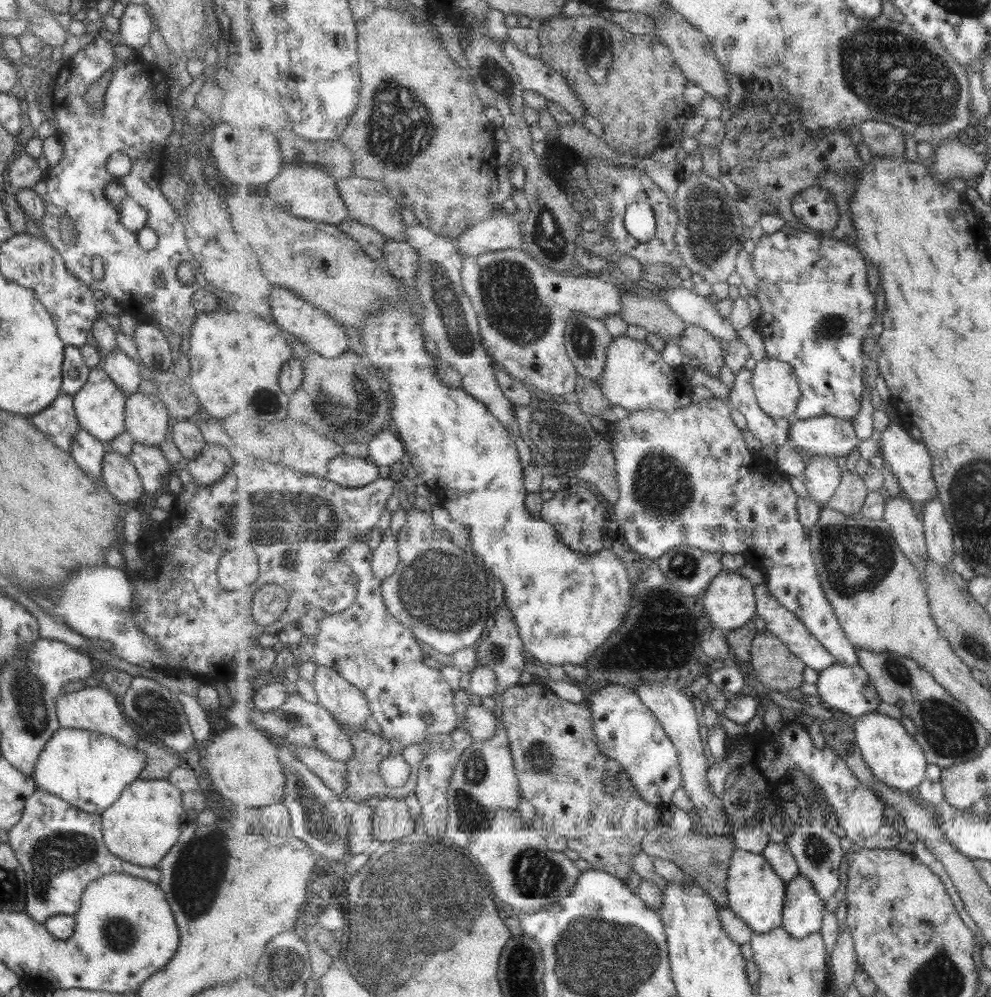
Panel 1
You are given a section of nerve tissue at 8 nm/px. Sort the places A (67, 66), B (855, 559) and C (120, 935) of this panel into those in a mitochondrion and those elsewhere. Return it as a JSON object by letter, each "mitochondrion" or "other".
{"A":"other","B":"mitochondrion","C":"mitochondrion"}

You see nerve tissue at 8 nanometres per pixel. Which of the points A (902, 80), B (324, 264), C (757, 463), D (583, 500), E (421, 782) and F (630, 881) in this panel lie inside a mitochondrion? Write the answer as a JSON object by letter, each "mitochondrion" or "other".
{"A":"mitochondrion","B":"other","C":"other","D":"other","E":"other","F":"other"}

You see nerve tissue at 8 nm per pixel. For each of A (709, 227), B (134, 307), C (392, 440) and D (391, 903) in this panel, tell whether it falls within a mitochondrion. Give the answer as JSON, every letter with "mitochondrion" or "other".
{"A":"mitochondrion","B":"other","C":"other","D":"mitochondrion"}

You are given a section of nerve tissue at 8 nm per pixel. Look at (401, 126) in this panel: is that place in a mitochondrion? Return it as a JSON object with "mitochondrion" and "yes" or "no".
{"mitochondrion":"yes"}

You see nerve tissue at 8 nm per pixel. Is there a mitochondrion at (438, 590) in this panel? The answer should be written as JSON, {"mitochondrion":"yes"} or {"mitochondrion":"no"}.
{"mitochondrion":"yes"}

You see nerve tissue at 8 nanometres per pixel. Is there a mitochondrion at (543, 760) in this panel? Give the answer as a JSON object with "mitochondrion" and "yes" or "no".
{"mitochondrion":"yes"}

